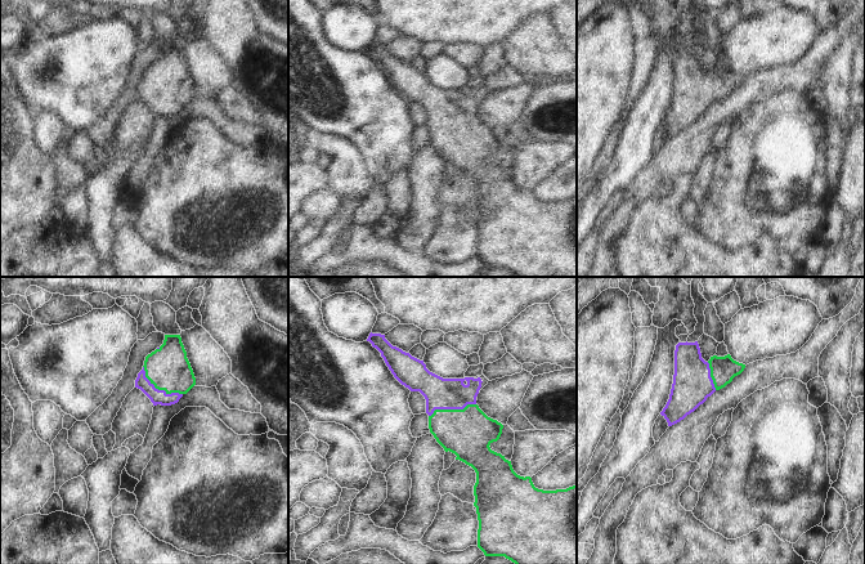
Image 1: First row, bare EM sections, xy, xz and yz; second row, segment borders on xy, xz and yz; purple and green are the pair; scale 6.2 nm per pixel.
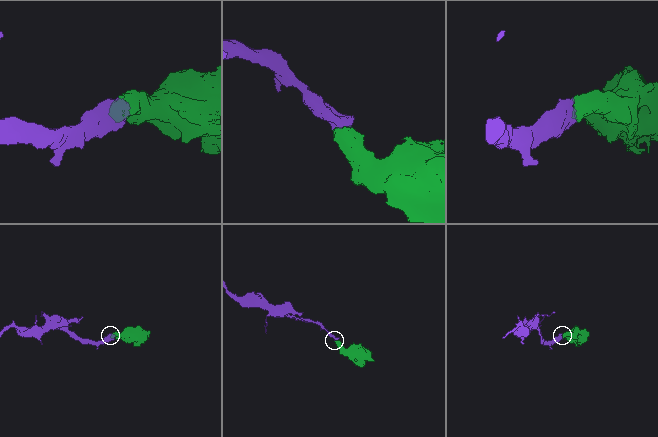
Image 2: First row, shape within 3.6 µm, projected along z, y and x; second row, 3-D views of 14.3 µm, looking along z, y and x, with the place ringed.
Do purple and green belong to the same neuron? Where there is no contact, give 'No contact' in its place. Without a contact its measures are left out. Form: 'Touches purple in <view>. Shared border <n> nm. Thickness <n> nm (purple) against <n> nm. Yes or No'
Touches purple in xy. Shared border 300 nm. Thickness 100 nm (purple) against 280 nm. Yes

